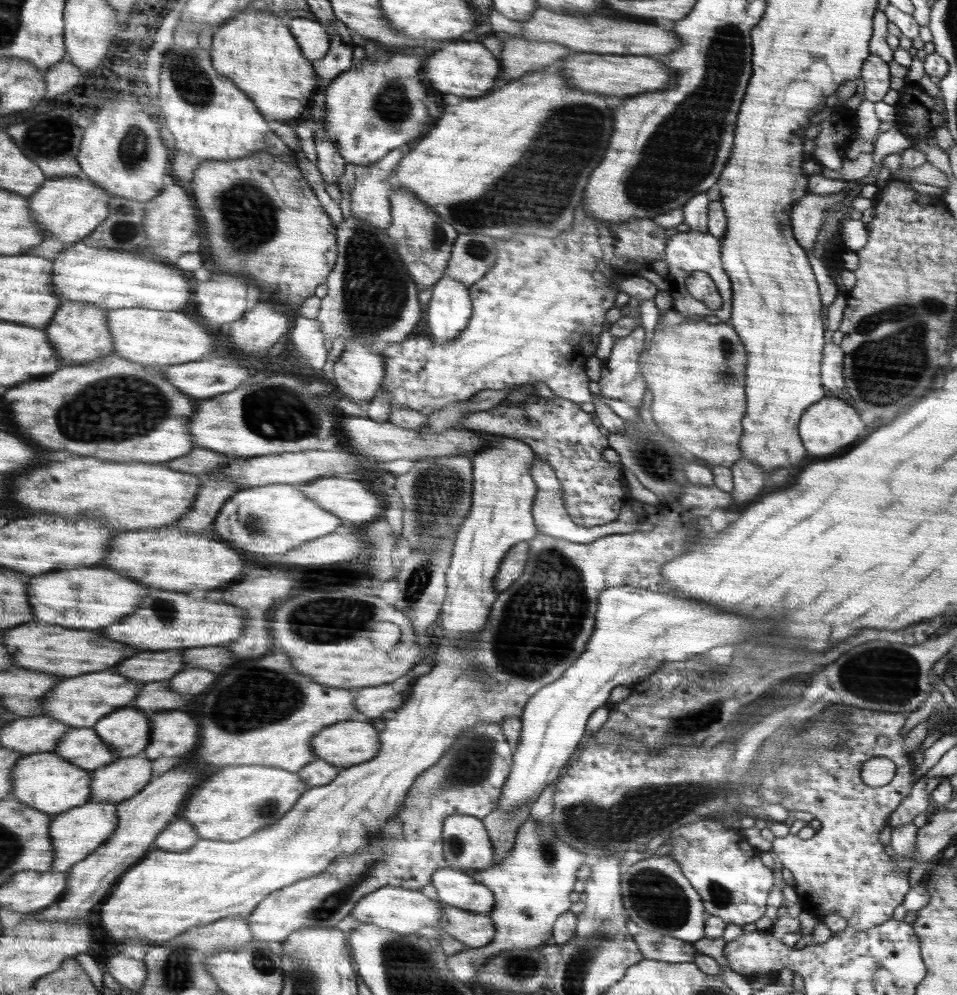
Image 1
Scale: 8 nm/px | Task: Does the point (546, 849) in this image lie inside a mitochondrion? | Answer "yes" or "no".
yes

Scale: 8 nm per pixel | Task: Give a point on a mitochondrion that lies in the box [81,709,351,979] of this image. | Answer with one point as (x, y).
(262, 962)

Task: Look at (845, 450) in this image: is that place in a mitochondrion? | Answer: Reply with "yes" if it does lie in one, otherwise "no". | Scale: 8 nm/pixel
no

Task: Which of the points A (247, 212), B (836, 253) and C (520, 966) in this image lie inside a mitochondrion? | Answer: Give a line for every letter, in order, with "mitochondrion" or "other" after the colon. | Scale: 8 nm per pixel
A: mitochondrion
B: other
C: mitochondrion

